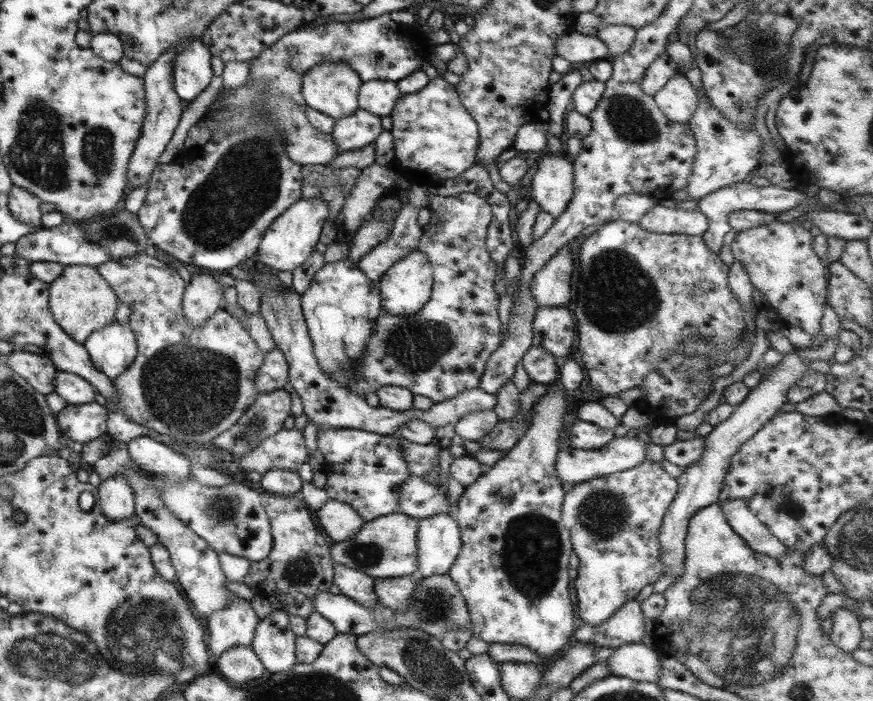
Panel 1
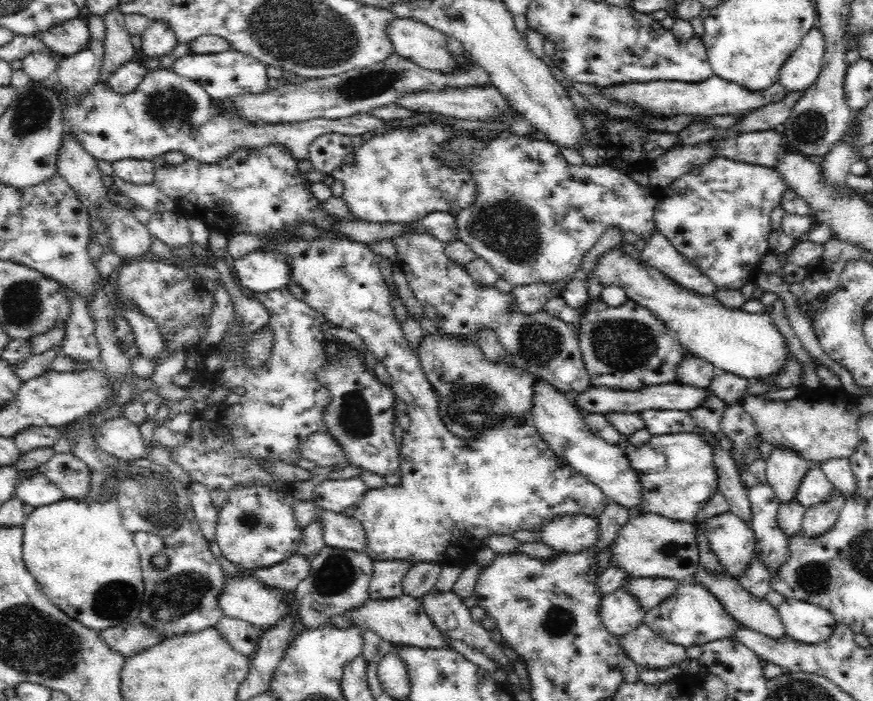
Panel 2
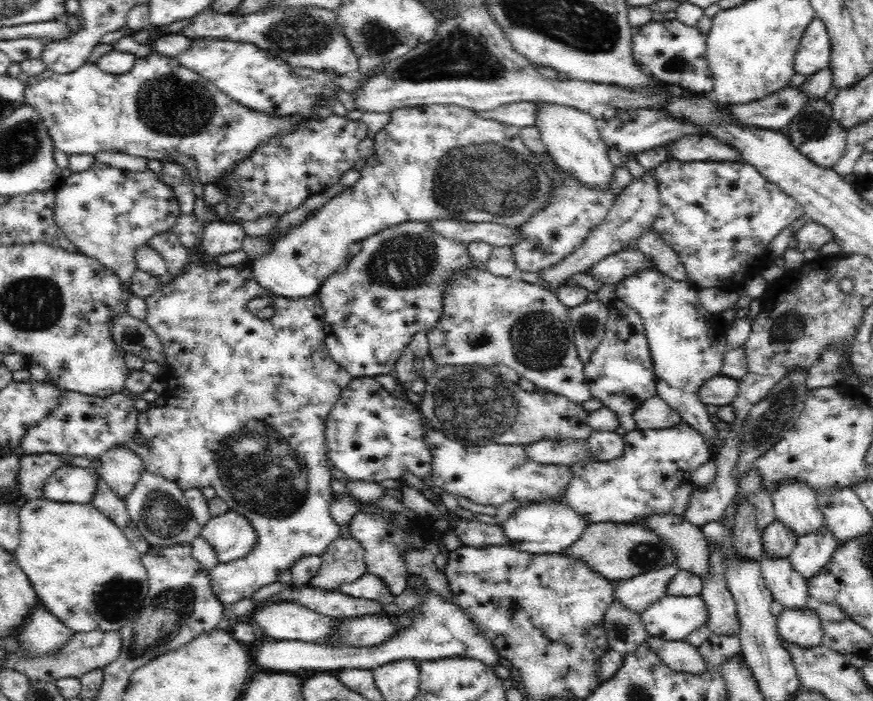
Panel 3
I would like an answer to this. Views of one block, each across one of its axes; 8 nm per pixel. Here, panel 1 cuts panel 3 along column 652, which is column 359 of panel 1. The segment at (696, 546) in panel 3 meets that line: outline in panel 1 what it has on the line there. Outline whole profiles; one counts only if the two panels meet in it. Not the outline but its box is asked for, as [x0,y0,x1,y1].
[312,499,364,543]

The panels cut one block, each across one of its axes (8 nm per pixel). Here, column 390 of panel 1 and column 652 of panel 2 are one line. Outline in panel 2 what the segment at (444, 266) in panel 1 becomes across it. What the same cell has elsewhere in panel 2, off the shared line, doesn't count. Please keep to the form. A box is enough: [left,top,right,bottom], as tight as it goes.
[576,299,686,390]

